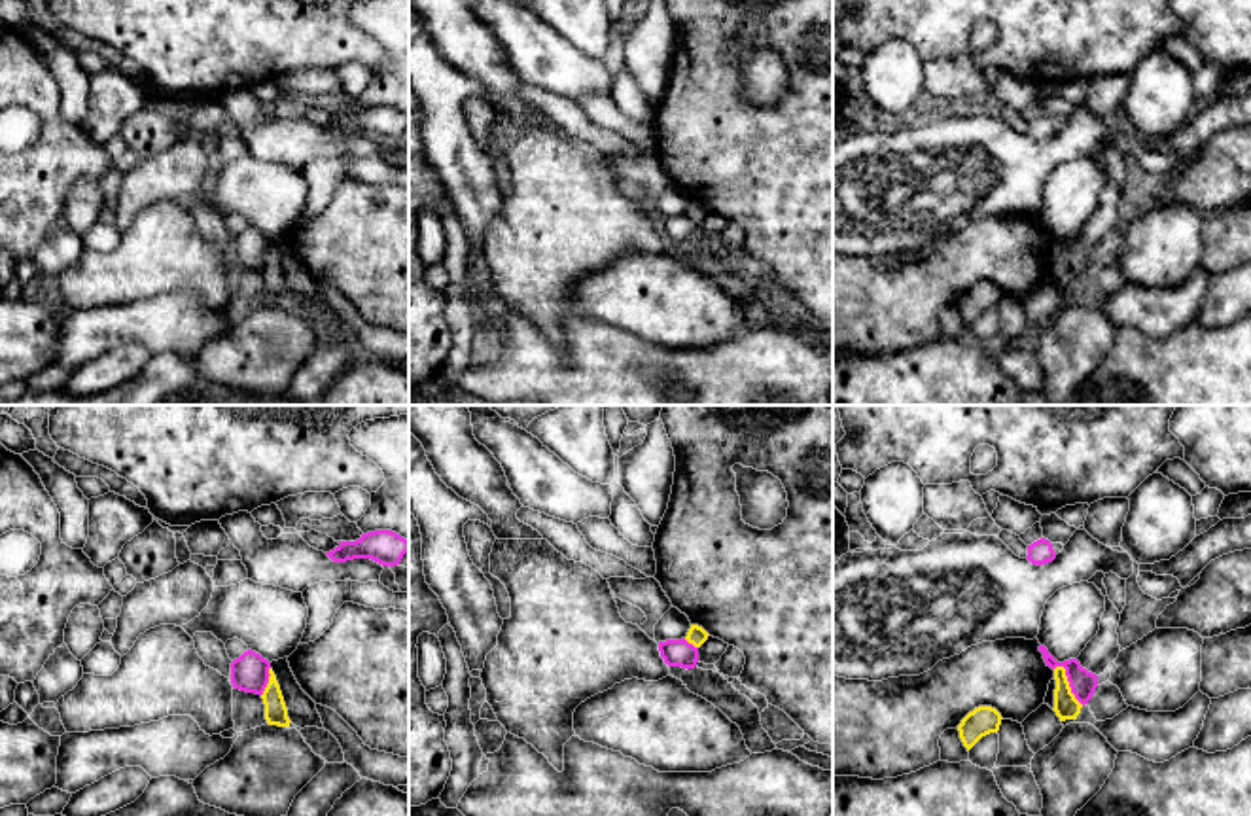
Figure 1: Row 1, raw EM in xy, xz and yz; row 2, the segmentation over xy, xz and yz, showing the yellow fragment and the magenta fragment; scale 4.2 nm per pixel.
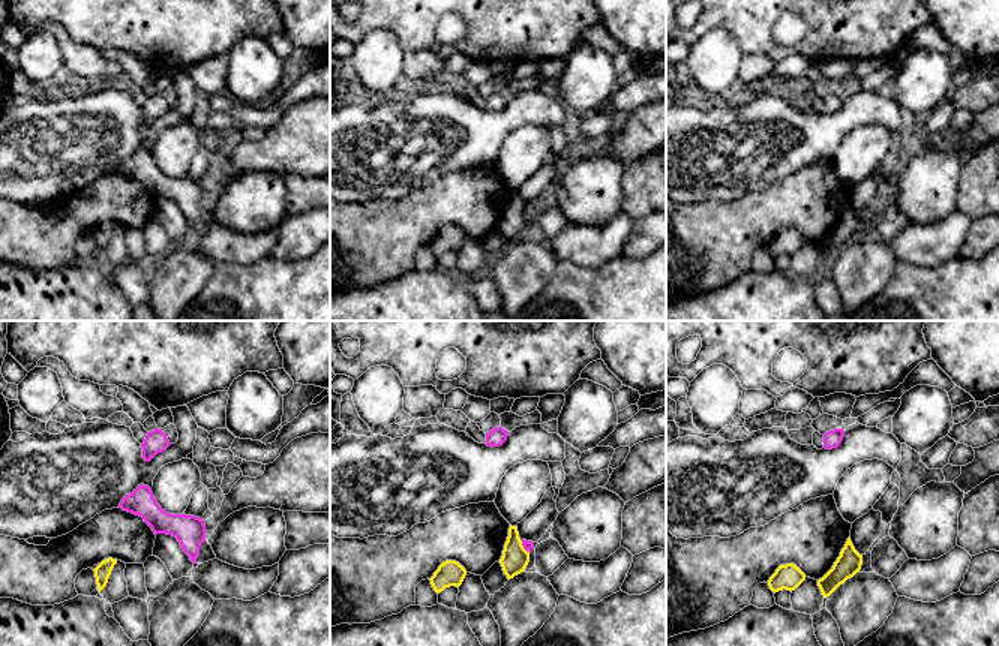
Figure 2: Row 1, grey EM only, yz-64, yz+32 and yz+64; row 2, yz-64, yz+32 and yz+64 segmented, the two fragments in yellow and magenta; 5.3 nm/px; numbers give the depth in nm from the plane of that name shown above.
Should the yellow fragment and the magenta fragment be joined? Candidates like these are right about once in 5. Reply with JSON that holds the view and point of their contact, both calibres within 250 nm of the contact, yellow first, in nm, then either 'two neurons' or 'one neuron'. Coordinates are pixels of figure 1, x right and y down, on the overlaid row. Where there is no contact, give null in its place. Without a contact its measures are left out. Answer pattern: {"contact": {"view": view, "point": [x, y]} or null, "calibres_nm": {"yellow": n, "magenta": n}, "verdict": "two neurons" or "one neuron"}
{"contact": {"view": "yz", "point": [1068, 684]}, "calibres_nm": {"yellow": 110, "magenta": 120}, "verdict": "two neurons"}

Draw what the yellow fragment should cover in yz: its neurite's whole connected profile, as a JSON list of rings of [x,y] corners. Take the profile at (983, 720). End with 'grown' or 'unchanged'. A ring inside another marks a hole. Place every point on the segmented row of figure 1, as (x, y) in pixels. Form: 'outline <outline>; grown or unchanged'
outline [[[978,706],[969,712],[958,725],[960,738],[967,752],[986,735],[997,733],[1001,725],[1001,714],[992,706]]]; unchanged

